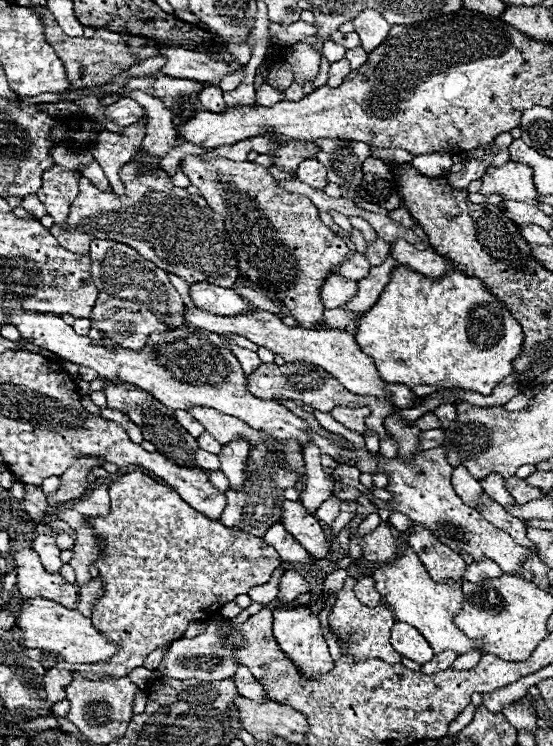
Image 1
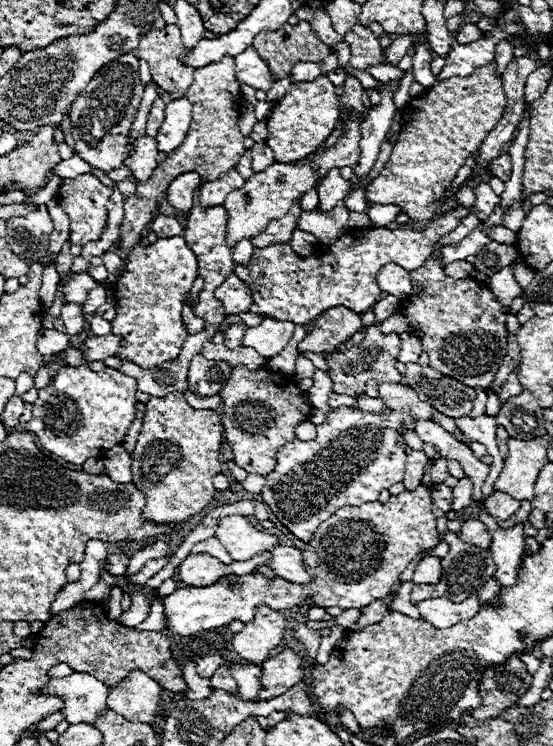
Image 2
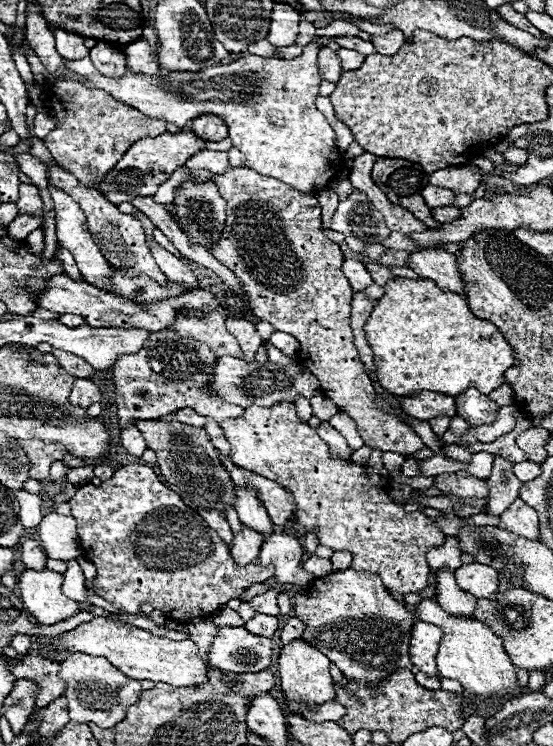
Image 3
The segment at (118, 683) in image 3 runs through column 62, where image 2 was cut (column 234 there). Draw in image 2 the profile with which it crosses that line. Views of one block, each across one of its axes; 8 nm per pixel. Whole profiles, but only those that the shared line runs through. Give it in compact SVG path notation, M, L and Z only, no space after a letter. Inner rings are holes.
M230 662L228 670L230 670L230 676L238 684L236 698L246 700L246 702L256 702L256 698L260 696L260 690L262 690L262 686L260 686L262 668L252 662Z

